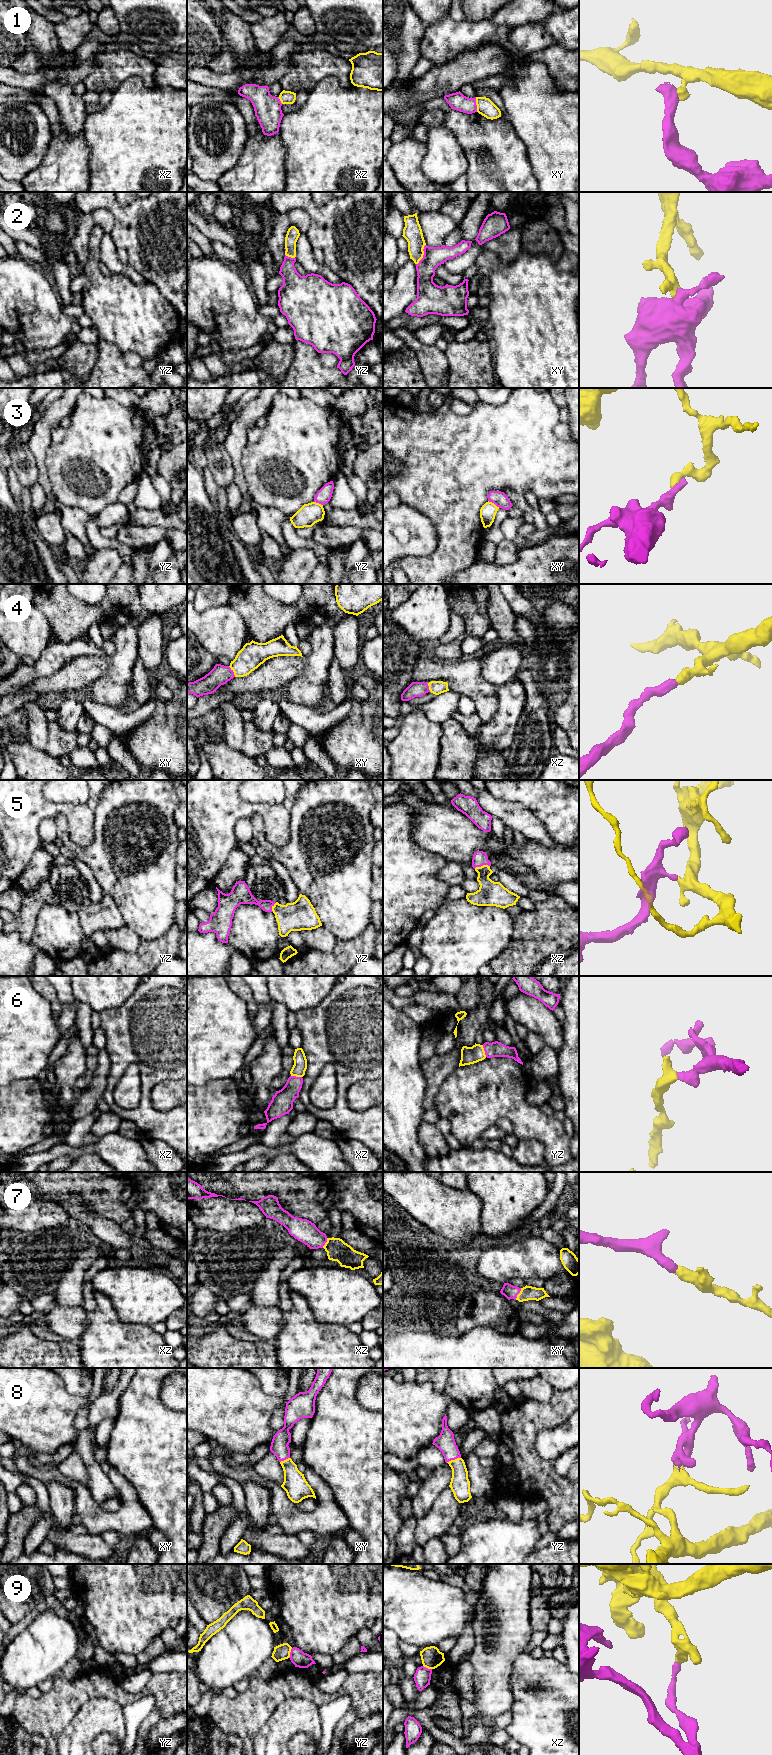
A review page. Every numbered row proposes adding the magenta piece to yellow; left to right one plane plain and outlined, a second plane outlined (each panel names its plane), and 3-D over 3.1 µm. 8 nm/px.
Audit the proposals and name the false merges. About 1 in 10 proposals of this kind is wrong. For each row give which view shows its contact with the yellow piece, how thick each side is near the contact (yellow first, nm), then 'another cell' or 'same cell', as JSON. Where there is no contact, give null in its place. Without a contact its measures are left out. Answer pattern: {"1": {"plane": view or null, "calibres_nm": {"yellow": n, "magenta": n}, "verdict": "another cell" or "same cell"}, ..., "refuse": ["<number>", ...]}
{"1": {"plane": "xy", "calibres_nm": {"yellow": 140, "magenta": 140}, "verdict": "another cell"}, "2": {"plane": "xy", "calibres_nm": {"yellow": 160, "magenta": 160}, "verdict": "same cell"}, "3": {"plane": "xy", "calibres_nm": {"yellow": 130, "magenta": 120}, "verdict": "another cell"}, "4": {"plane": "xy", "calibres_nm": {"yellow": 200, "magenta": 160}, "verdict": "same cell"}, "5": {"plane": "xz", "calibres_nm": {"yellow": 200, "magenta": 120}, "verdict": "same cell"}, "6": {"plane": "yz", "calibres_nm": {"yellow": 140, "magenta": 130}, "verdict": "same cell"}, "7": {"plane": "xy", "calibres_nm": {"yellow": 110, "magenta": 110}, "verdict": "same cell"}, "8": {"plane": "yz", "calibres_nm": {"yellow": 160, "magenta": 150}, "verdict": "same cell"}, "9": {"plane": "yz", "calibres_nm": {"yellow": 130, "magenta": 130}, "verdict": "another cell"}, "refuse": ["1", "3", "9"]}

